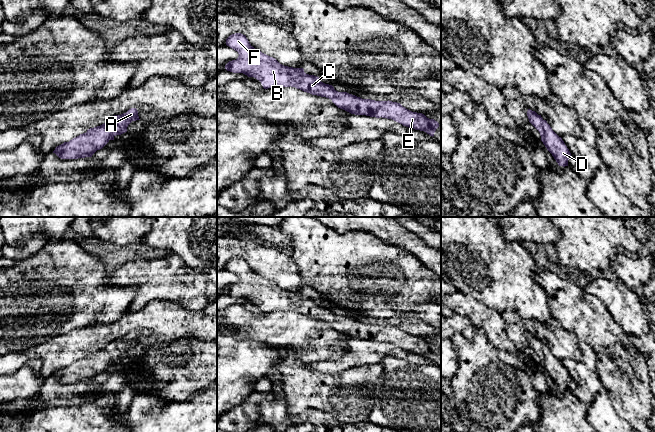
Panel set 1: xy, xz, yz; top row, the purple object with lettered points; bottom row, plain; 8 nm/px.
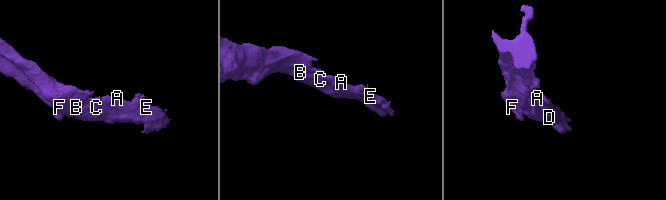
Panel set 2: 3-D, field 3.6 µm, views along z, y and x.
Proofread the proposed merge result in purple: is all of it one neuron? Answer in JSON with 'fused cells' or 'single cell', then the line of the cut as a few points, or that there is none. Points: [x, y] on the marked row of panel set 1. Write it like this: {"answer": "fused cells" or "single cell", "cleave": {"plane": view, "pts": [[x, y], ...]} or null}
{"answer": "single cell", "cleave": null}

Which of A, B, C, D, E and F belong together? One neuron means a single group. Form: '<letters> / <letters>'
A B C D E F

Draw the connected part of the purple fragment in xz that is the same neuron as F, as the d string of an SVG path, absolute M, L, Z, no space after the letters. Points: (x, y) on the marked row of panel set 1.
M241 33L230 35L226 39L226 45L237 51L239 56L236 60L229 61L225 69L256 78L264 89L295 87L312 95L329 98L338 108L351 114L392 119L403 126L424 131L432 137L439 127L434 119L412 112L400 103L362 99L347 92L338 92L332 85L321 82L319 77L306 74L303 68L284 66L275 58L255 49Z

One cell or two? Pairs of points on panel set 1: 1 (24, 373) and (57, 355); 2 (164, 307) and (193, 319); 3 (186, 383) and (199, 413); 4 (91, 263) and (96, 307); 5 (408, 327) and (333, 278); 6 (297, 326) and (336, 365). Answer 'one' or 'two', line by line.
1: two
2: one
3: two
4: one
5: two
6: two

